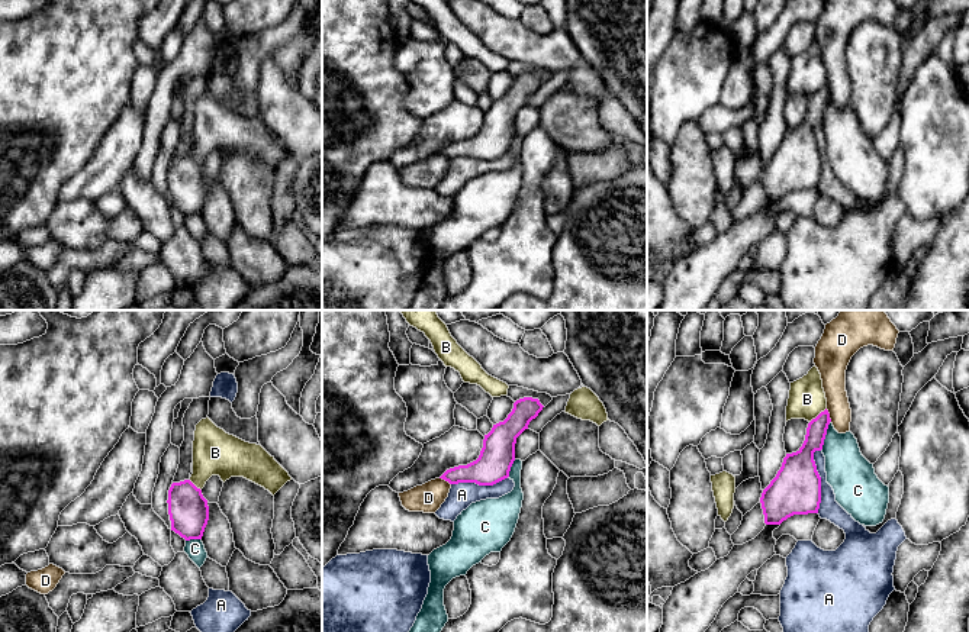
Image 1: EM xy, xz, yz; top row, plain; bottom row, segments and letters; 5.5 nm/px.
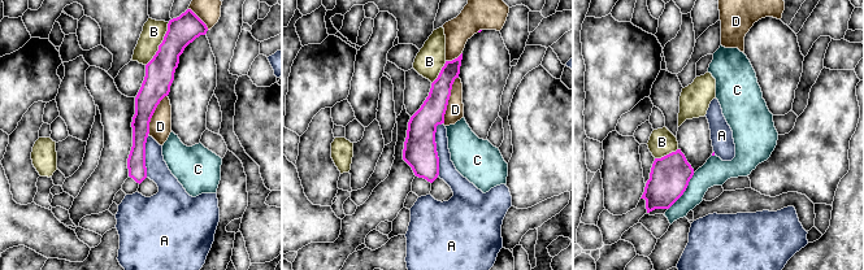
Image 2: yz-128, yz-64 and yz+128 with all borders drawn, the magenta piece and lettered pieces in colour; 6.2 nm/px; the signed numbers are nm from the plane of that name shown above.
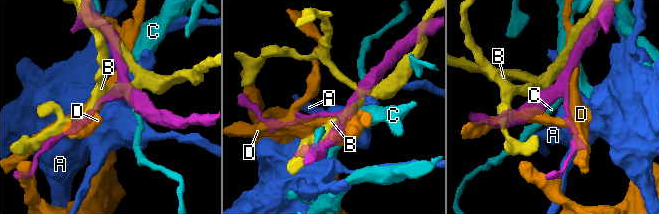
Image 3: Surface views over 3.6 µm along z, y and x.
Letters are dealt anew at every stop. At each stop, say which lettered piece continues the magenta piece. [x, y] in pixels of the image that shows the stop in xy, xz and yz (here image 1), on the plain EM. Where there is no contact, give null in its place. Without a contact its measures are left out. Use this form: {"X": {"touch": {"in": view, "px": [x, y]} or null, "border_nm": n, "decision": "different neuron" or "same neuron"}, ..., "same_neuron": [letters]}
{"A": {"touch": {"in": "yz", "px": [820, 155]}, "border_nm": 360, "decision": "different neuron"}, "B": {"touch": {"in": "yz", "px": [818, 90]}, "border_nm": 130, "decision": "different neuron"}, "C": {"touch": {"in": "yz", "px": [826, 109]}, "border_nm": 180, "decision": "different neuron"}, "D": {"touch": {"in": "yz", "px": [829, 90]}, "border_nm": 80, "decision": "different neuron"}, "same_neuron": []}

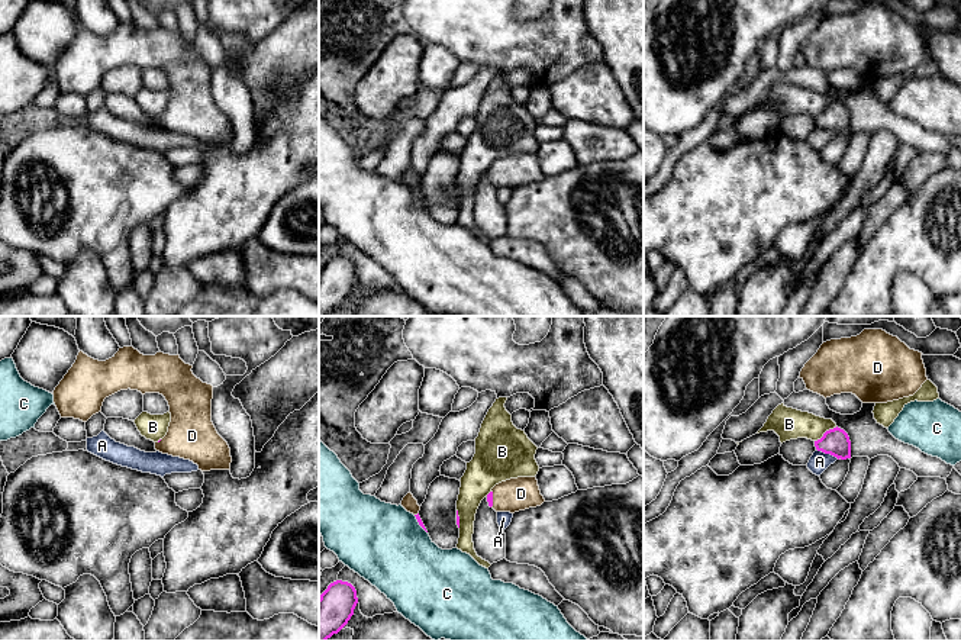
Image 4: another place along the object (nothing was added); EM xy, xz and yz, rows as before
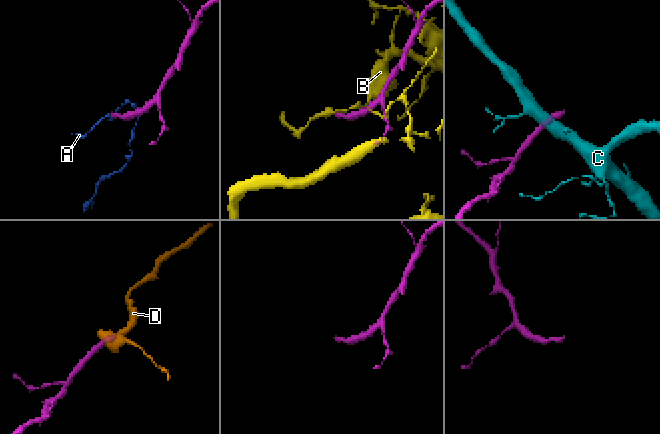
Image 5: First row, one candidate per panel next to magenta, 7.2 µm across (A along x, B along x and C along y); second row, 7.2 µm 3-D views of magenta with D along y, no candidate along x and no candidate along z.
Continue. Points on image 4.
{"A": {"touch": {"in": "yz", "px": [828, 128]}, "border_nm": 140, "decision": "different neuron"}, "B": {"touch": {"in": "yz", "px": [825, 108]}, "border_nm": 150, "decision": "different neuron"}, "C": {"touch": {"in": "xz", "px": [419, 199]}, "border_nm": 130, "decision": "different neuron"}, "D": {"touch": {"in": "xz", "px": [492, 174]}, "border_nm": 100, "decision": "same neuron"}, "same_neuron": ["D"]}

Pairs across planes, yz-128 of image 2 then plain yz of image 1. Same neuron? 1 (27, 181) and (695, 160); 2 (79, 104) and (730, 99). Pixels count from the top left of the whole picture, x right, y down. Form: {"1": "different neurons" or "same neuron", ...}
{"1": "same neuron", "2": "same neuron"}

